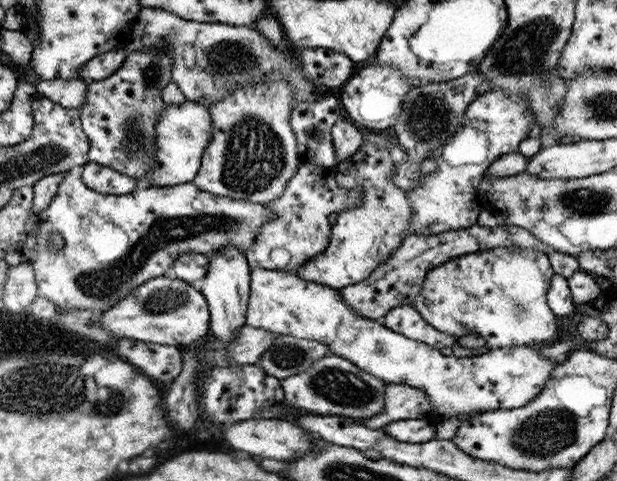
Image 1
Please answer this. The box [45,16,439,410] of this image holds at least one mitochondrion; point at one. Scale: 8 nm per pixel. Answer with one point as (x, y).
(194, 229)

